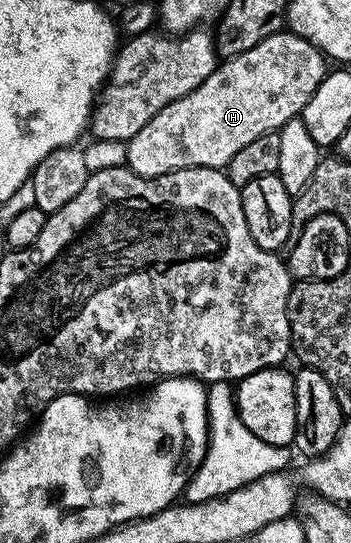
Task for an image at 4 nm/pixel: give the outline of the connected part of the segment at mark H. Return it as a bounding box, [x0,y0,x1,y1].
[125,30,327,176]

